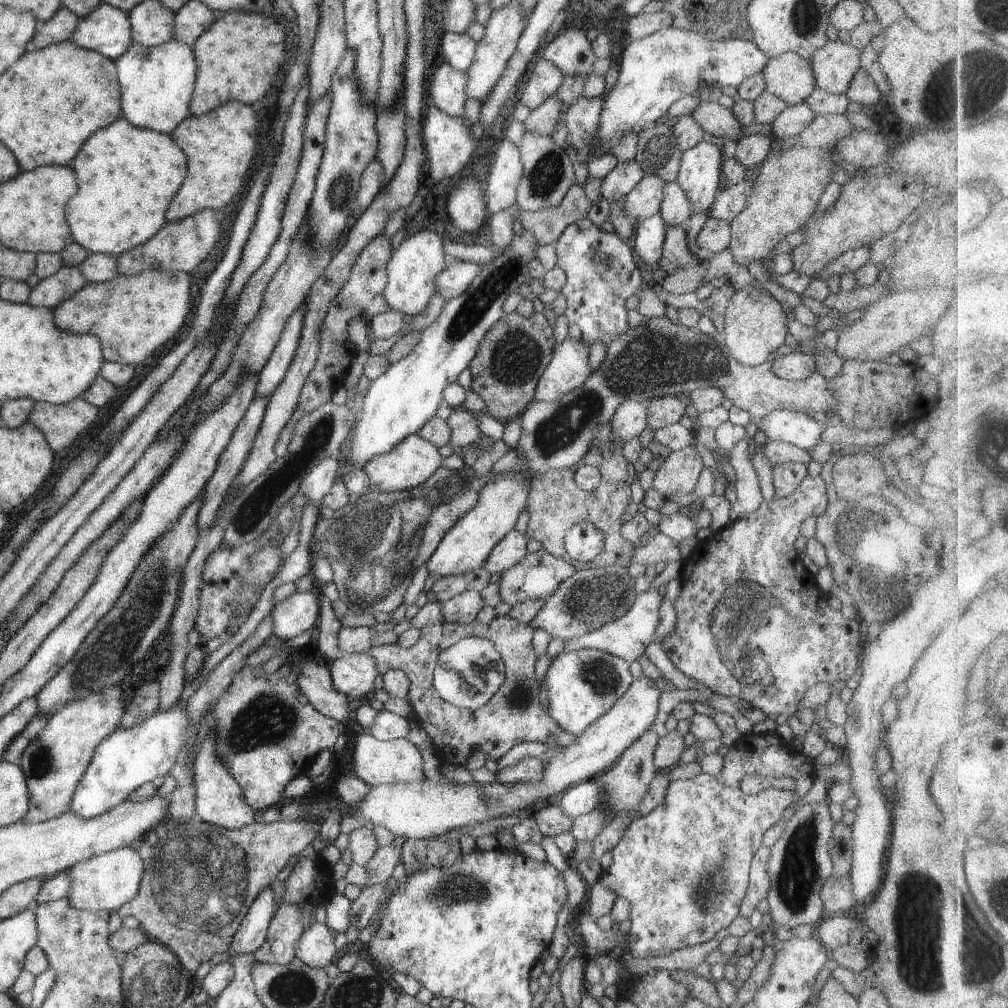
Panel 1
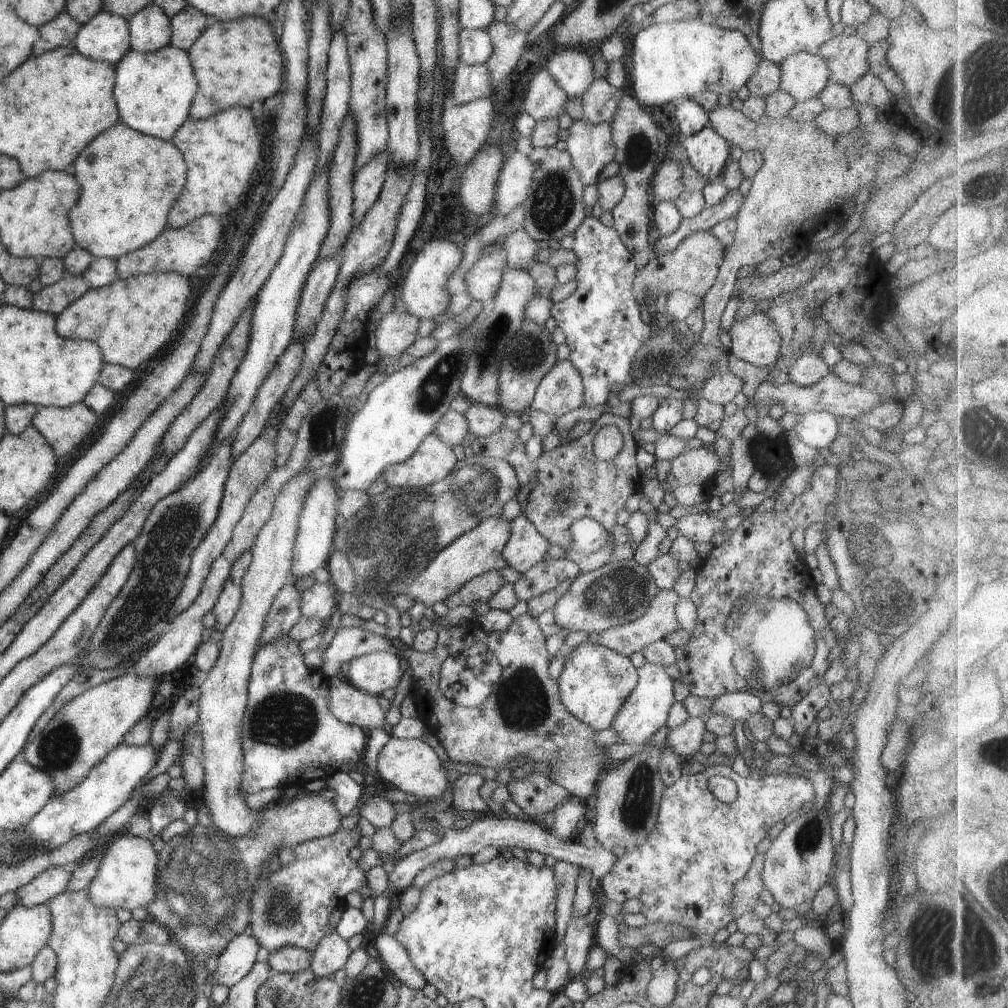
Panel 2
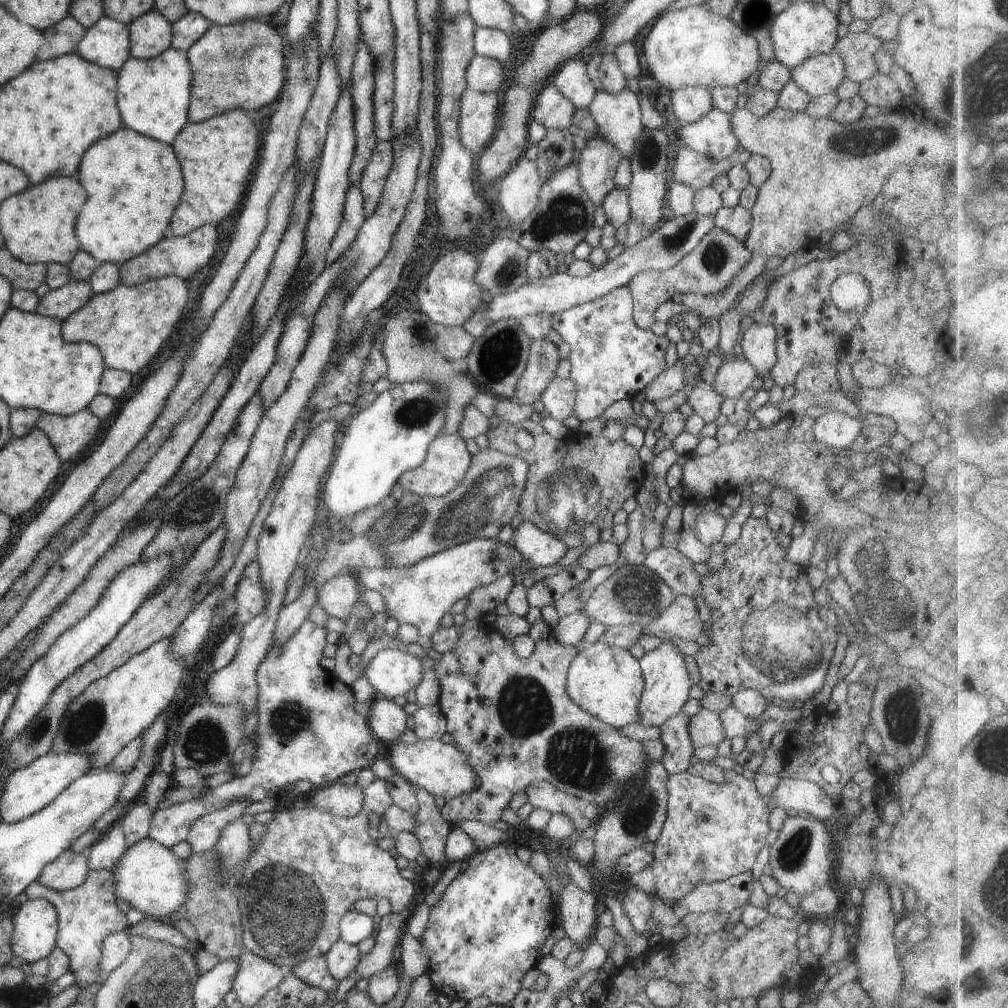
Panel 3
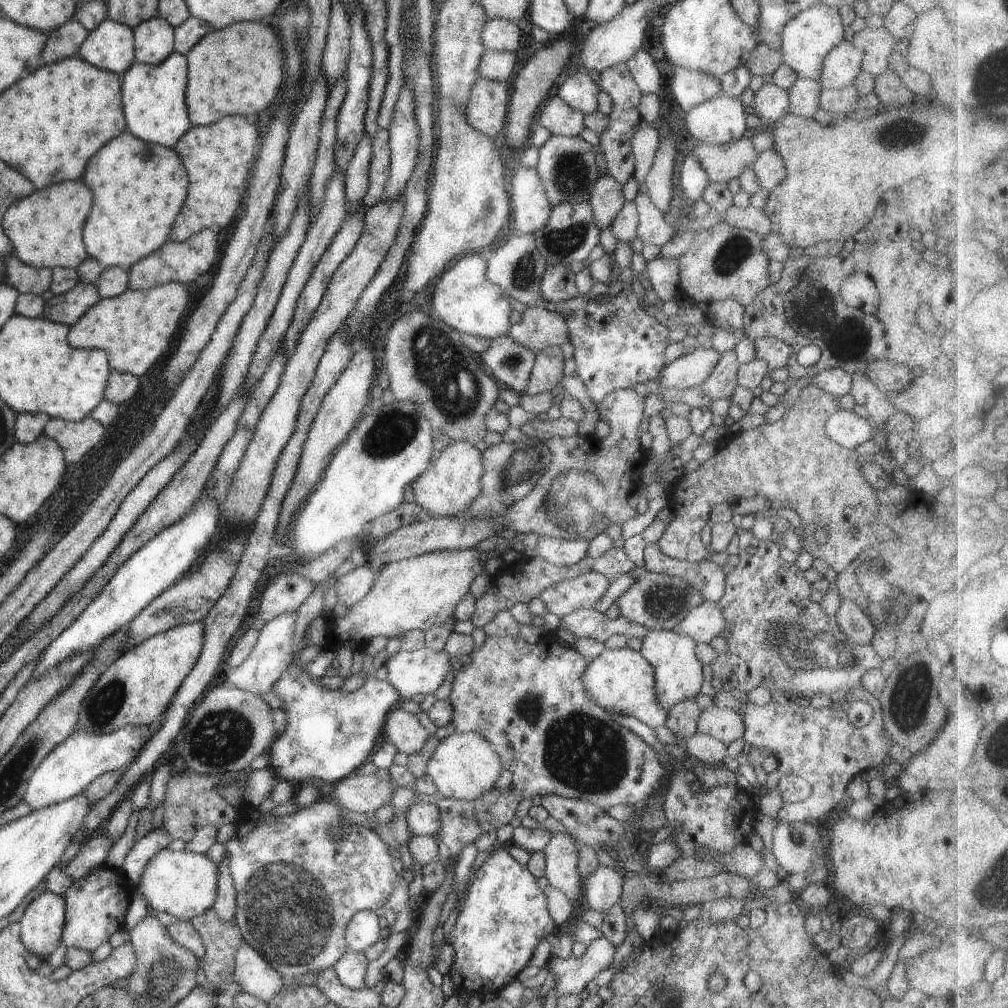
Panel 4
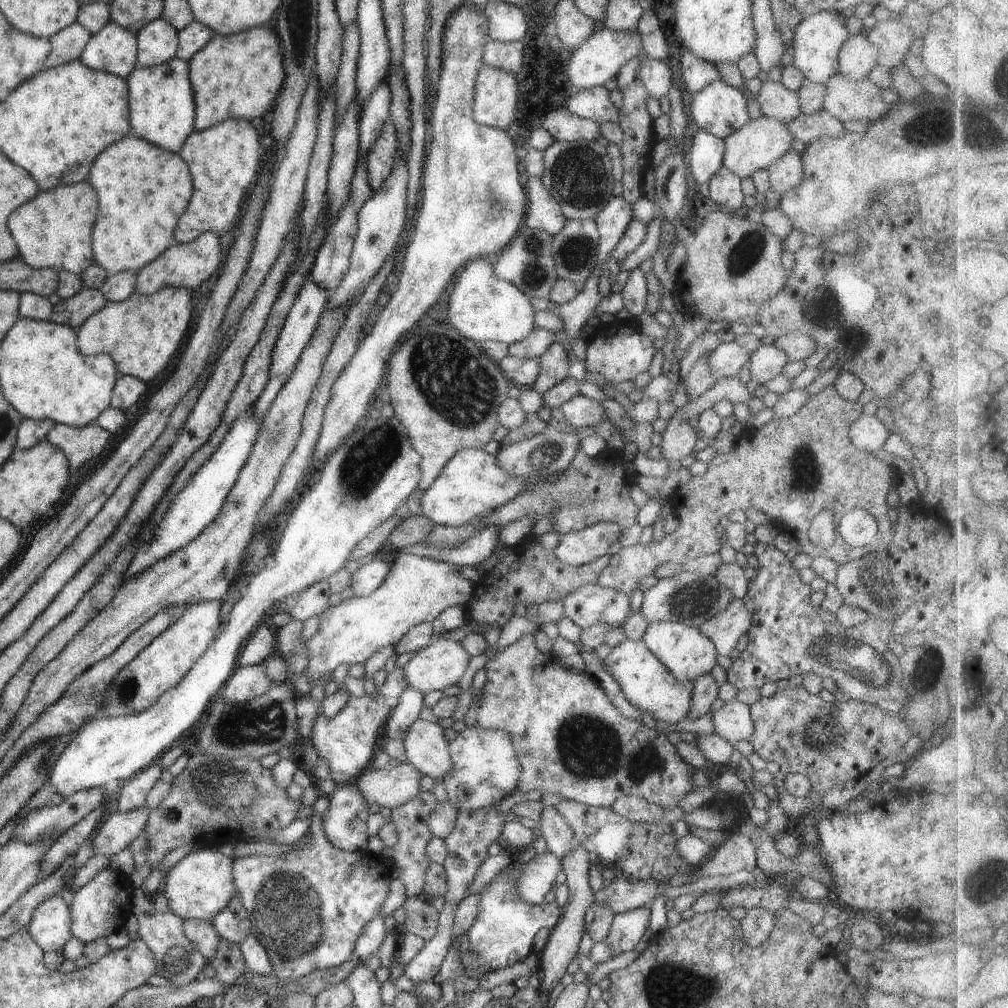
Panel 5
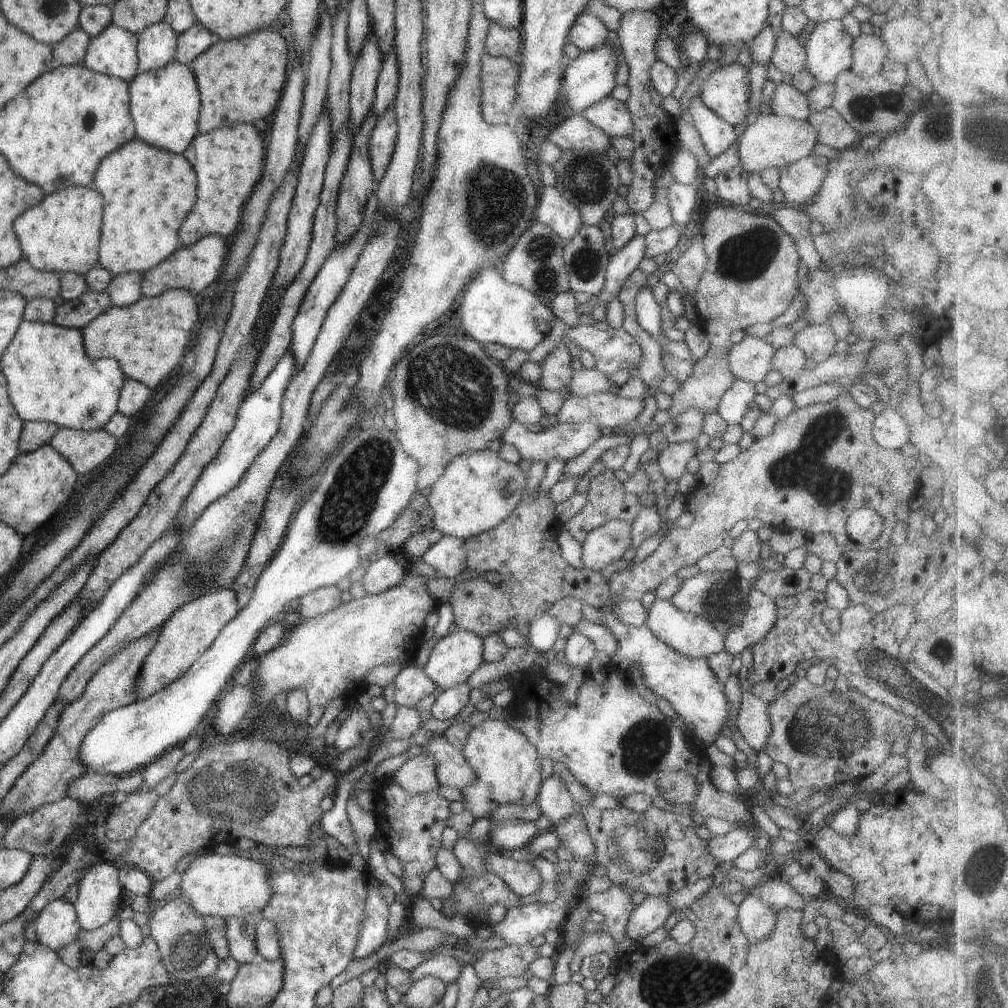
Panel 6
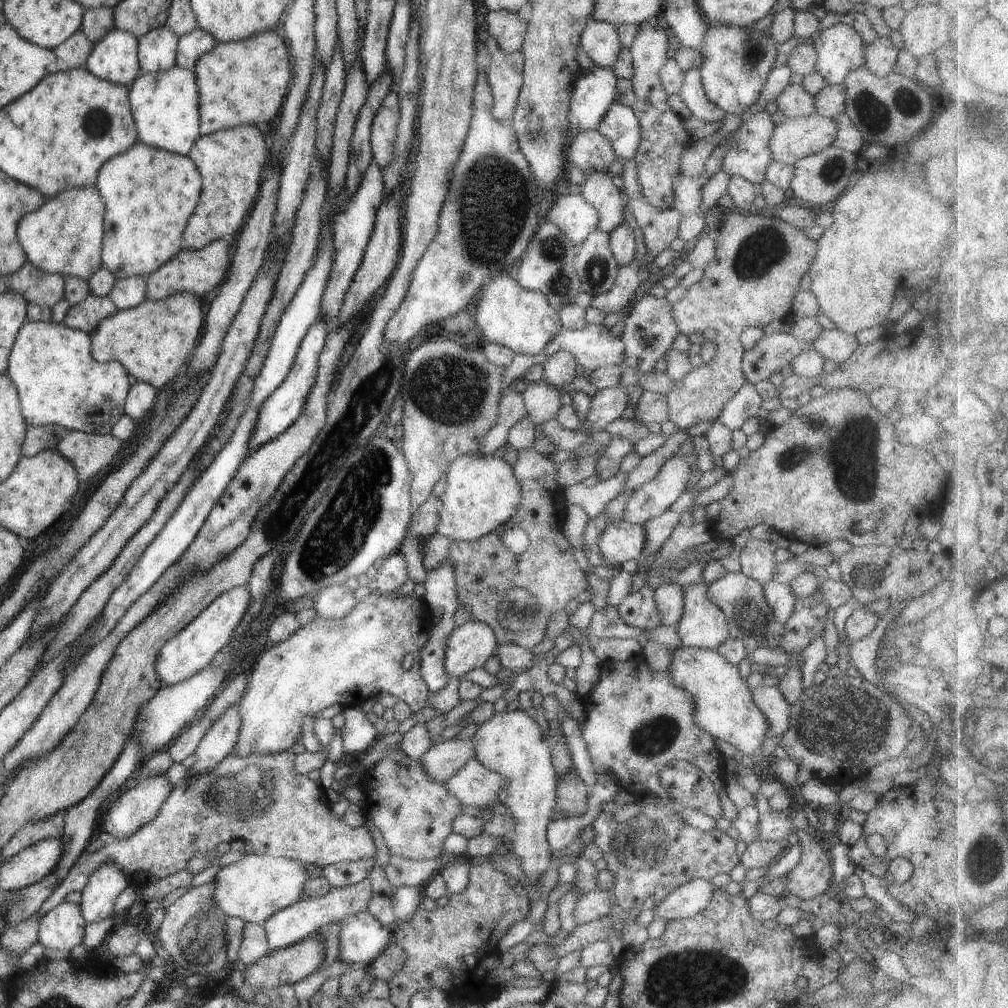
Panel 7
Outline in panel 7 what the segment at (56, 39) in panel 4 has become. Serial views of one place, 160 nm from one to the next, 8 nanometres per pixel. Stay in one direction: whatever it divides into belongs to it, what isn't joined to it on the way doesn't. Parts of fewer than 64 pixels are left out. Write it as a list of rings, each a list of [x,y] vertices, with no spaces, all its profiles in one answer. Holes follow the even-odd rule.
[[[81,31],[76,32],[65,43],[54,49],[56,62],[48,68],[48,72],[56,73],[57,71],[84,68],[93,52],[94,45]]]

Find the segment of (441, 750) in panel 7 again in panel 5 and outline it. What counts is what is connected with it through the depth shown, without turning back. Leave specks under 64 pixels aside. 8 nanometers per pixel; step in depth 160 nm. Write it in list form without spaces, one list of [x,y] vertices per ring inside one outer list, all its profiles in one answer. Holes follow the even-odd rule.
[[[410,763],[384,769],[371,767],[357,777],[352,786],[367,800],[367,804],[374,802],[392,812],[420,792],[421,775]]]

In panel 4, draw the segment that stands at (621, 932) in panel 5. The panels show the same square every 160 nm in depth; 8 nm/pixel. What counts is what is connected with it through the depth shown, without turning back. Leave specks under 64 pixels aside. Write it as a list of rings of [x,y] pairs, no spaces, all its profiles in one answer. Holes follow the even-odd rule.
[[[602,936],[587,945],[580,958],[551,957],[547,967],[556,978],[556,984],[551,990],[558,997],[579,995],[590,982],[594,982],[594,978],[602,970],[613,967],[616,951],[617,949]]]

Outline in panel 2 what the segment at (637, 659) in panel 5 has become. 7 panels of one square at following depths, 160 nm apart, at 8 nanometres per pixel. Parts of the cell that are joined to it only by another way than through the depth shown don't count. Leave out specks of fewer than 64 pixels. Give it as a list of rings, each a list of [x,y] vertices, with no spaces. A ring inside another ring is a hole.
[[[586,640],[565,658],[557,683],[560,700],[566,710],[576,720],[590,725],[595,731],[601,731],[612,724],[618,709],[636,688],[638,679],[637,668],[630,657]]]

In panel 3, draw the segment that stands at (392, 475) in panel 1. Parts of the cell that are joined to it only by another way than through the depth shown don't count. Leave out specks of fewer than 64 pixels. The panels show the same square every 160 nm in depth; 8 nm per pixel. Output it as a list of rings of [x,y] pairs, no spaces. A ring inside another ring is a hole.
[[[442,433],[430,443],[425,459],[415,469],[403,472],[397,483],[404,491],[429,497],[447,495],[463,479],[470,466],[472,456],[466,448],[466,441],[458,434]]]

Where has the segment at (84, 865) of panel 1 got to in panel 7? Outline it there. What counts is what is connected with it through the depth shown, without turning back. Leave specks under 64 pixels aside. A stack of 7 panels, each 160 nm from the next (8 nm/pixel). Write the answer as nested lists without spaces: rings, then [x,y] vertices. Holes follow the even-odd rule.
[[[245,854],[242,859],[218,870],[211,899],[226,916],[262,925],[269,916],[302,898],[303,886],[312,878],[303,866],[284,857]]]

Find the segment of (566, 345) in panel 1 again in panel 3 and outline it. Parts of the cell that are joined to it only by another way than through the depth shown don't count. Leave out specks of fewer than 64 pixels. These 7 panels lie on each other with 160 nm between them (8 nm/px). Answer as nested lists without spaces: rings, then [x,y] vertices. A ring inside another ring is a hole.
[[[556,376],[546,385],[539,399],[552,418],[562,421],[574,412],[576,390],[576,383],[571,377],[563,379]]]

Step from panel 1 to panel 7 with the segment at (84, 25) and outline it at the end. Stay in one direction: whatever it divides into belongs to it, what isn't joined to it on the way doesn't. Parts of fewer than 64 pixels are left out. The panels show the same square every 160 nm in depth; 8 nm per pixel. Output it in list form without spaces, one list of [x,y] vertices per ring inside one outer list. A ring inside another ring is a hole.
[[[122,29],[110,30],[107,36],[94,45],[84,68],[102,80],[130,87],[141,68],[136,58],[136,46],[138,42],[132,34]]]

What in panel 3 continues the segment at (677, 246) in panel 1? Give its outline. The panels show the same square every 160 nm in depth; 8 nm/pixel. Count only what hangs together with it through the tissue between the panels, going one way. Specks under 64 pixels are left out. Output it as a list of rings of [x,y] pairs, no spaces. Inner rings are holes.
[[[715,226],[678,264],[663,271],[642,271],[627,282],[626,285],[632,295],[634,322],[640,328],[651,330],[655,320],[654,313],[663,302],[675,300],[676,296],[684,293],[702,296],[720,294],[730,283],[733,283],[733,278],[738,277],[739,268],[742,268],[751,258],[751,252],[741,240]]]

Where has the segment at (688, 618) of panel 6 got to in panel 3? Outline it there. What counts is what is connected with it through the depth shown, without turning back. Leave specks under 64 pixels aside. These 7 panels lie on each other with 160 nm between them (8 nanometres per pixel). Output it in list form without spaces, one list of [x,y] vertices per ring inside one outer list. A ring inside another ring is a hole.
[[[669,641],[654,650],[648,651],[640,660],[643,672],[644,687],[638,705],[638,723],[644,727],[661,728],[673,716],[681,712],[685,702],[689,699],[688,690],[693,685],[682,658],[682,653]]]

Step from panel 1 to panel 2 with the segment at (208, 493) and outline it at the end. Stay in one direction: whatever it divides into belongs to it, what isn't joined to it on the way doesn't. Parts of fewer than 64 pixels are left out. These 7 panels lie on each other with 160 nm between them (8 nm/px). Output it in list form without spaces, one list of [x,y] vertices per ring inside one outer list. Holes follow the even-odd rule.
[[[305,339],[292,342],[286,352],[278,359],[277,365],[270,371],[268,378],[260,385],[250,410],[248,410],[244,415],[244,418],[239,422],[239,425],[236,427],[235,434],[233,435],[233,439],[231,440],[232,460],[238,458],[267,427],[271,412],[275,408],[276,404],[283,400],[290,383],[294,380],[294,377],[298,372],[300,372],[304,358],[304,344],[306,344]]]

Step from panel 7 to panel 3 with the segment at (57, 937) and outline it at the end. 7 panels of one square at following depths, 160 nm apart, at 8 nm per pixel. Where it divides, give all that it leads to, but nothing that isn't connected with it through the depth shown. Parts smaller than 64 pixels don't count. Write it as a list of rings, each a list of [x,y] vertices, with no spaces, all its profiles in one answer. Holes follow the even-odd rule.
[[[32,899],[23,902],[11,919],[13,955],[23,958],[25,965],[46,958],[53,951],[60,934],[60,925],[57,909],[50,901]]]

